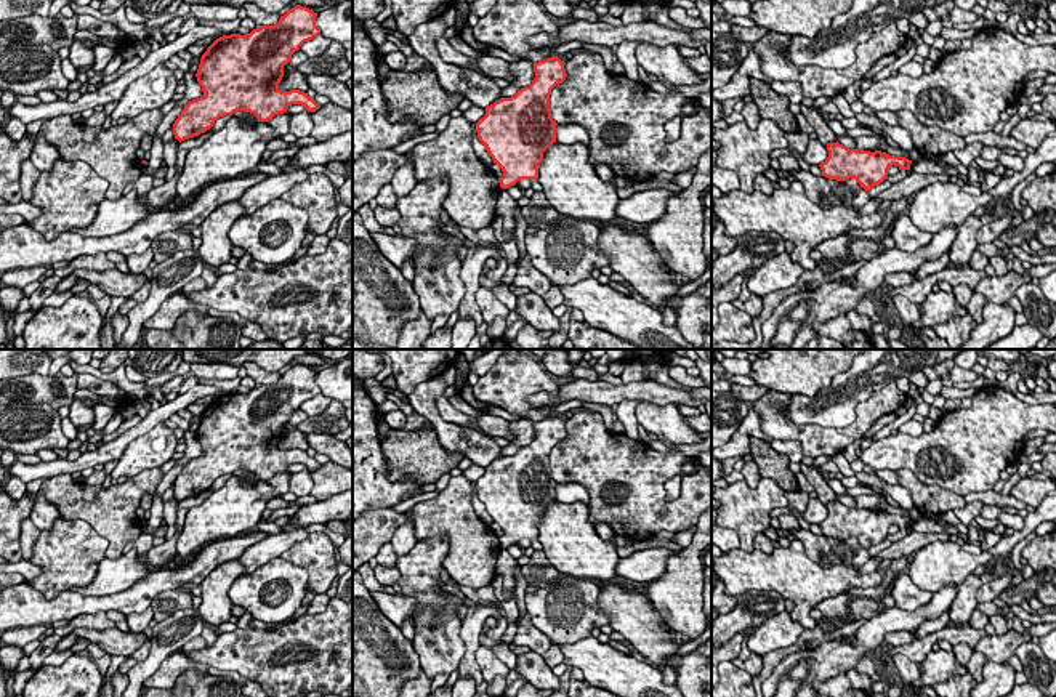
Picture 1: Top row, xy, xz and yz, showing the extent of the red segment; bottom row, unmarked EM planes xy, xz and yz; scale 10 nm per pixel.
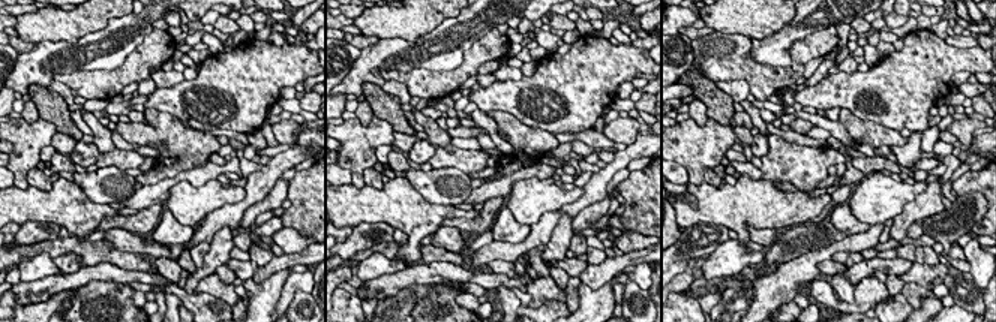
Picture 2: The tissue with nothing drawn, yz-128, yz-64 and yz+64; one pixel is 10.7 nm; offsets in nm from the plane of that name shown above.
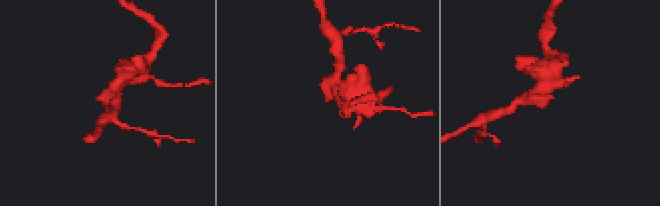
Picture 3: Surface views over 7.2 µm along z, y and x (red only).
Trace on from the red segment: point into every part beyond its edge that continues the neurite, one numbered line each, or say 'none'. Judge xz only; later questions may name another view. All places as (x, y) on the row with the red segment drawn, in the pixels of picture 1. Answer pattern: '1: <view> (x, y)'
none

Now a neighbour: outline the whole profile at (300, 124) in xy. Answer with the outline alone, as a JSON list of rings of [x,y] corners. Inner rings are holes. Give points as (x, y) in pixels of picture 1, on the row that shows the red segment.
[[[304,111],[300,114],[292,114],[290,133],[293,133],[296,138],[304,138],[309,136],[311,131],[312,131],[311,112]]]

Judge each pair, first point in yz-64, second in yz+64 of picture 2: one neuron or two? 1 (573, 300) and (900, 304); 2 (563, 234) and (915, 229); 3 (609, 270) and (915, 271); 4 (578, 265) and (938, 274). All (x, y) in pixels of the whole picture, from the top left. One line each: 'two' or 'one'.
1: two
2: two
3: one
4: two

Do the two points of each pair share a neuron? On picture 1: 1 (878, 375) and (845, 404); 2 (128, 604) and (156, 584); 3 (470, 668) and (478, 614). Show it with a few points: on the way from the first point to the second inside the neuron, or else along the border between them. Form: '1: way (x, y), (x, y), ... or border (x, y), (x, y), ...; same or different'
1: way (870, 378), (853, 396); same
2: way (135, 600), (149, 587); same
3: way (470, 656), (471, 627); same

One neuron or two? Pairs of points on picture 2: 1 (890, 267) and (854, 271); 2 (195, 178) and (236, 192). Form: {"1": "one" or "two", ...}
{"1": "one", "2": "two"}

